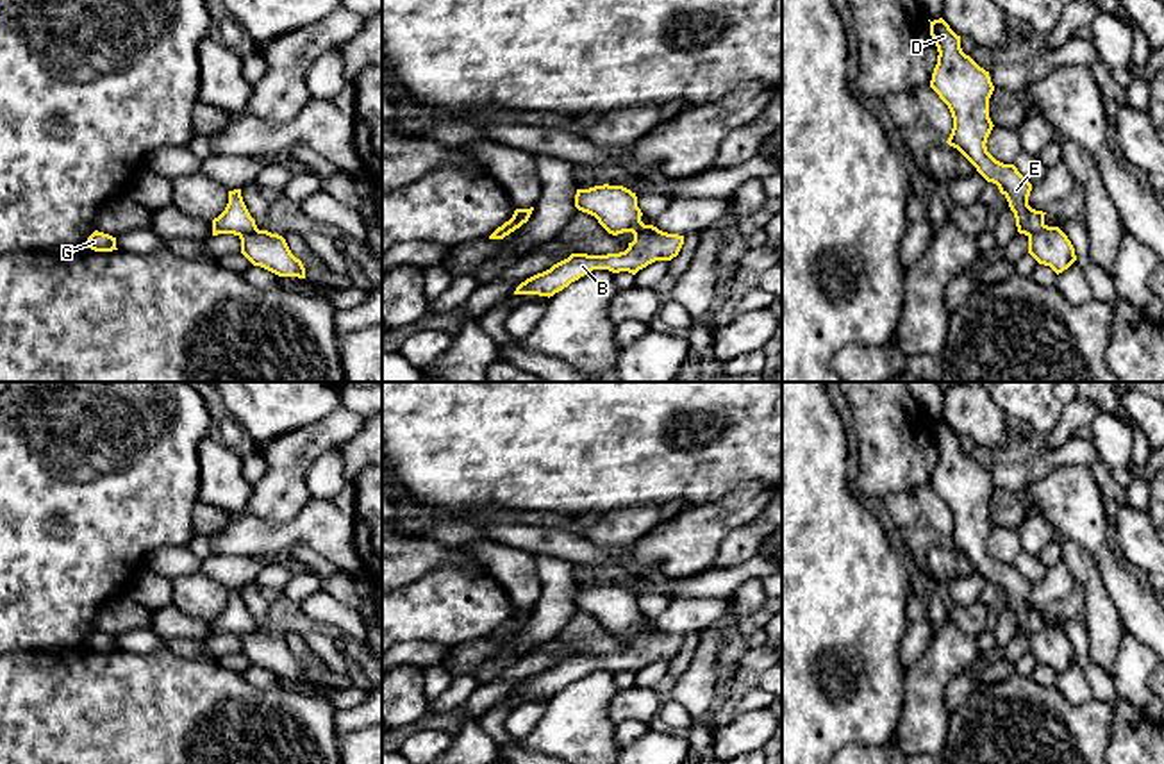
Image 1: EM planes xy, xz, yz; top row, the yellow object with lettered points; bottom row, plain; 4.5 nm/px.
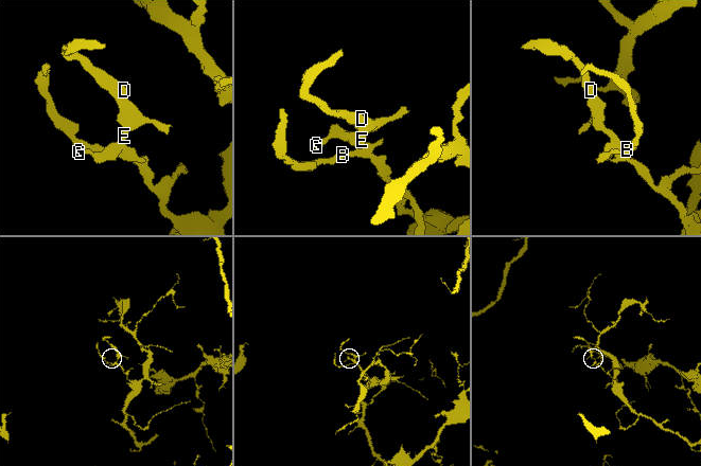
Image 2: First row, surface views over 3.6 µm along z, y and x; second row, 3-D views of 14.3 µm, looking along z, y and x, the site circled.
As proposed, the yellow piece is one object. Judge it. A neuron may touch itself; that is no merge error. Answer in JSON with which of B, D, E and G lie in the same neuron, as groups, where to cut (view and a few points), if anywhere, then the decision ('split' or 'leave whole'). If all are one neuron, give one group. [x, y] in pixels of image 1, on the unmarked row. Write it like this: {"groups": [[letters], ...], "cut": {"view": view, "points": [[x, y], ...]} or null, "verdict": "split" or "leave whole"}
{"groups": [["B"], ["D", "E", "G"]], "cut": {"view": "xz", "points": [[652, 625], [634, 639]]}, "verdict": "split"}

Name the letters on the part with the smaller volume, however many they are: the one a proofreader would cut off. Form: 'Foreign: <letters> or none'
Foreign: D, E, G

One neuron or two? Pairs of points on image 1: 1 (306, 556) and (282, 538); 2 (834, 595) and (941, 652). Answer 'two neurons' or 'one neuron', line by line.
1: two neurons
2: two neurons

